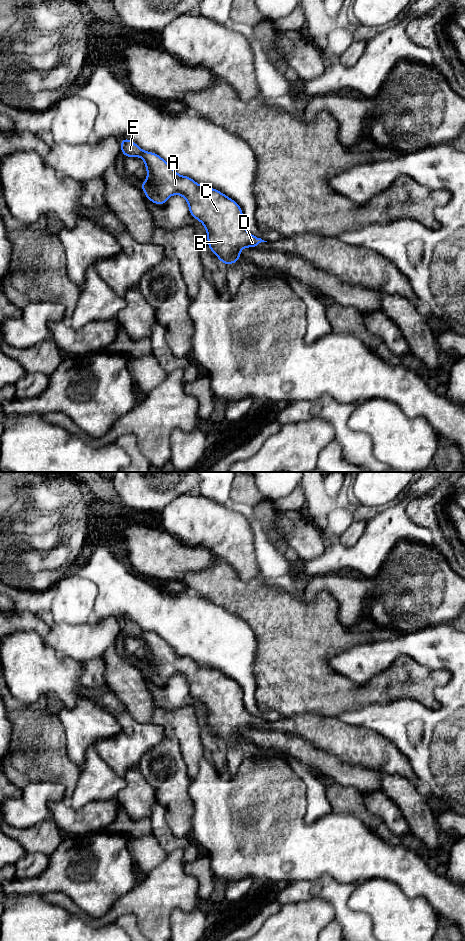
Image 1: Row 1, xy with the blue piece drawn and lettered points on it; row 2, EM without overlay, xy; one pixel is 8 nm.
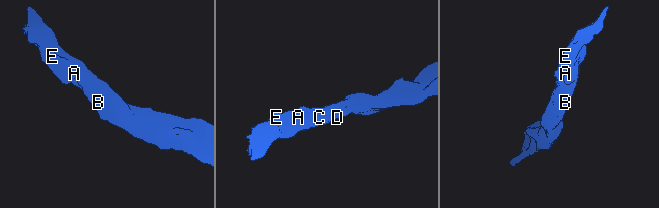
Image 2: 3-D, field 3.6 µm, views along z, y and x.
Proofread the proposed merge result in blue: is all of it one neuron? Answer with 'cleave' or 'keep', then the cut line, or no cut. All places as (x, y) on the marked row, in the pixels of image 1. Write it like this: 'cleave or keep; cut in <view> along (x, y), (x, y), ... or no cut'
keep; no cut

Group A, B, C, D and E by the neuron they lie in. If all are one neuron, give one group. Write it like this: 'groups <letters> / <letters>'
groups A B C D E

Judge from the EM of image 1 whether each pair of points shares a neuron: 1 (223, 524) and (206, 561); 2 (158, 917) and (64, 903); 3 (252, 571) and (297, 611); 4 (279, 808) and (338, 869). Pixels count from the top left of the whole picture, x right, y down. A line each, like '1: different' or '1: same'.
1: different
2: same
3: different
4: same

